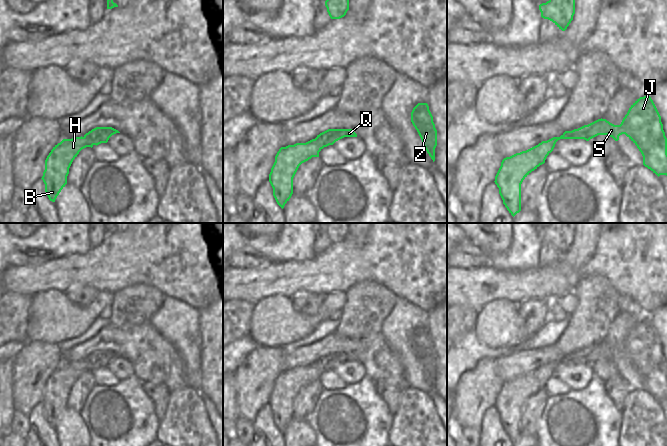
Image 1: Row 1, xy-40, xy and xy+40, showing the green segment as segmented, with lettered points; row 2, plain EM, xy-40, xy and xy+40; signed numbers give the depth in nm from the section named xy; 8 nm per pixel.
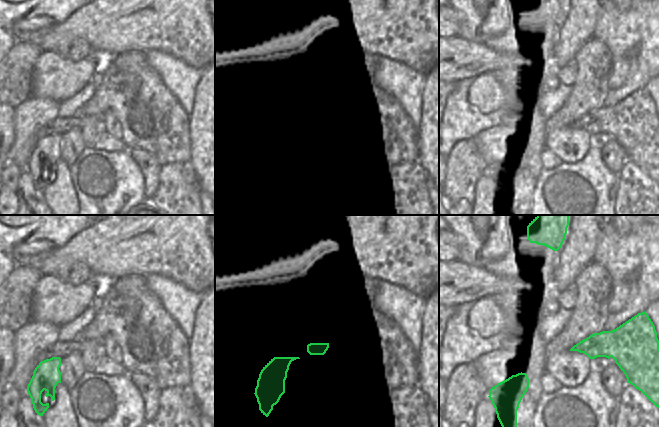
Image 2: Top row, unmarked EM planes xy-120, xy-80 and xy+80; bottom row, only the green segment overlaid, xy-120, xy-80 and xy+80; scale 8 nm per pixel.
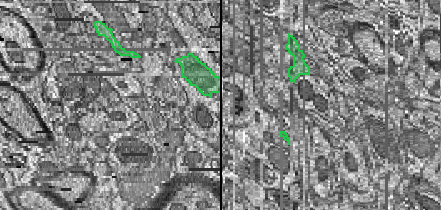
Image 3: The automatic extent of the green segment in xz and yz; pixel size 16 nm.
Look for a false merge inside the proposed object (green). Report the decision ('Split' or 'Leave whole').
Split

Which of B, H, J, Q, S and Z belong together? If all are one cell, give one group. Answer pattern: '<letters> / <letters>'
B H / J Q S Z

